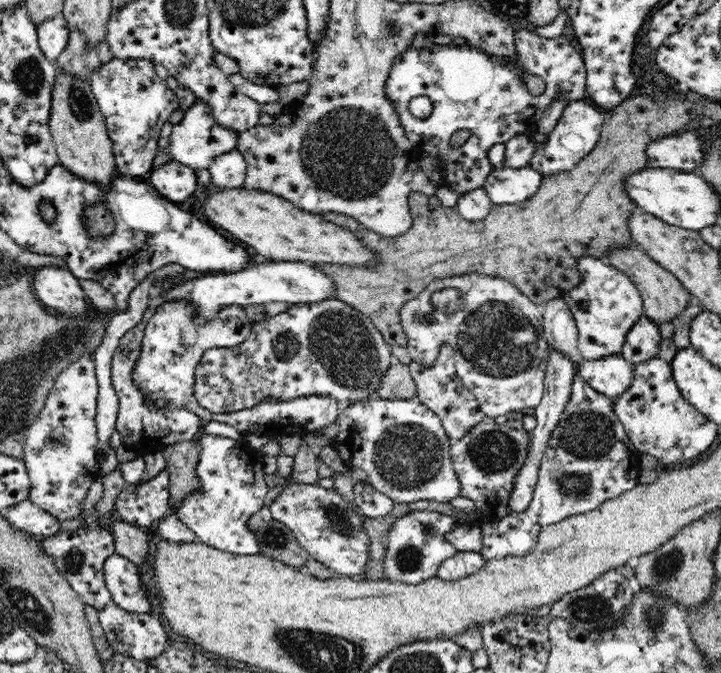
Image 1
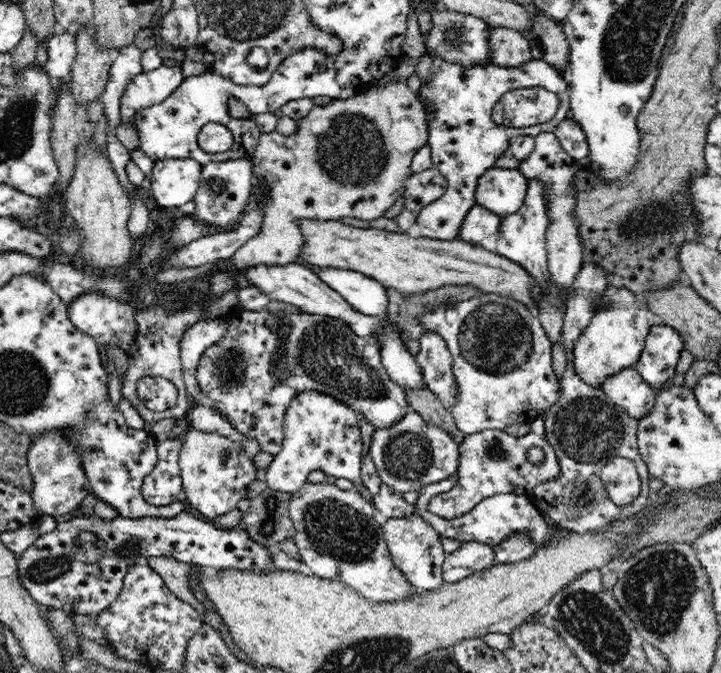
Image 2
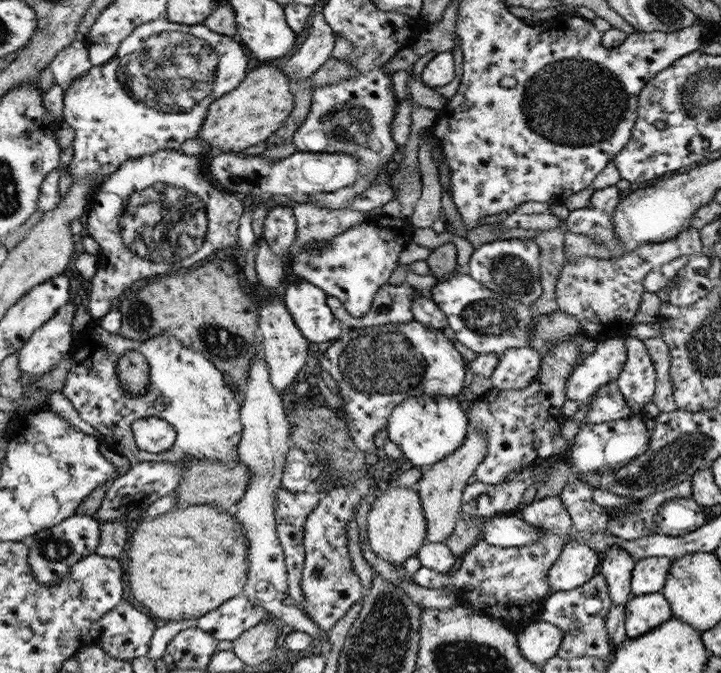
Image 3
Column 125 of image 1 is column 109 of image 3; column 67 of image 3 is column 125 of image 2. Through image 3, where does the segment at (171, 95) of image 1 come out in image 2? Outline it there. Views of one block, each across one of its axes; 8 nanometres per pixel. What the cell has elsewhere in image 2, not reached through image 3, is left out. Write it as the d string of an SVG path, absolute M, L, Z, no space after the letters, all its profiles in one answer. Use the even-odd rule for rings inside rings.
M162 64L155 70L136 74L120 96L120 120L131 123L137 109L163 101L184 79L180 64L172 67Z

